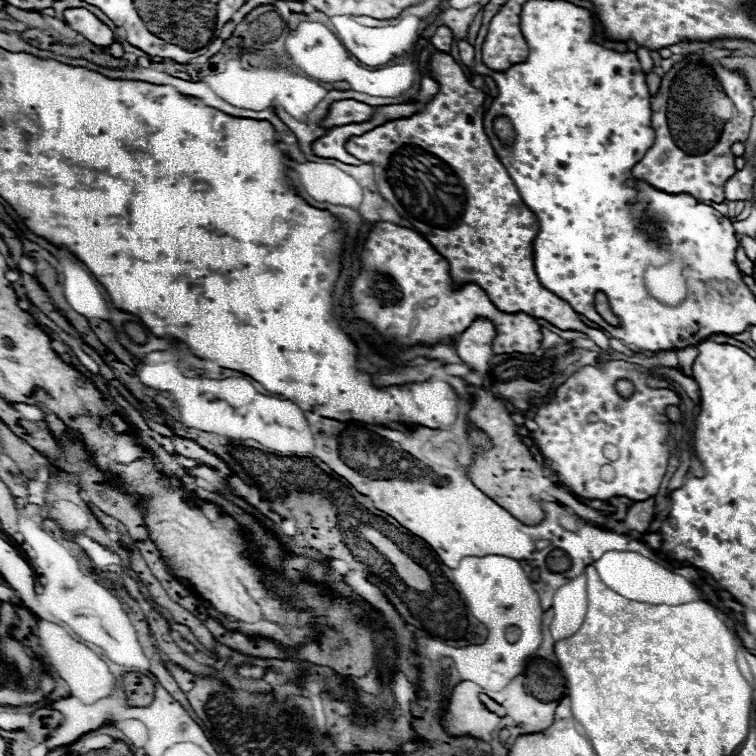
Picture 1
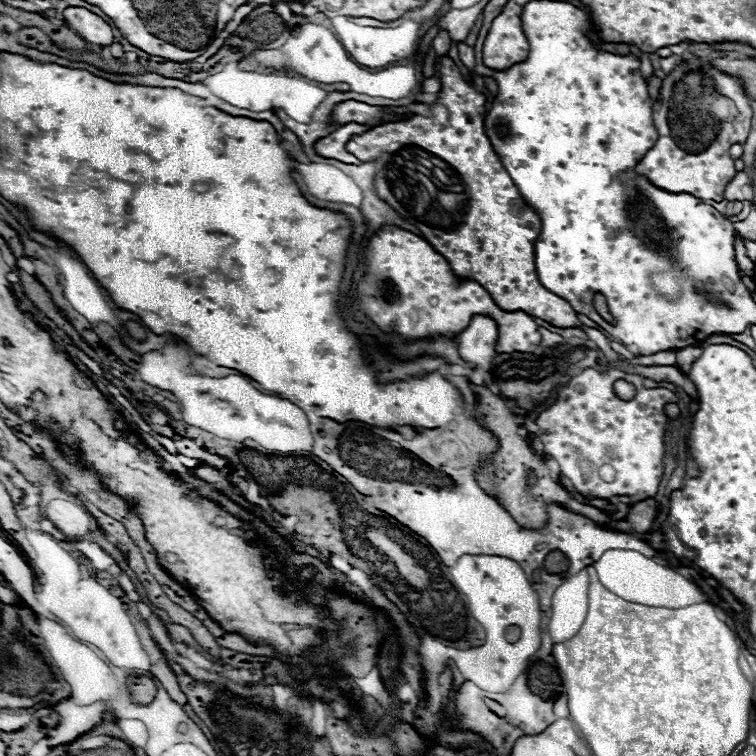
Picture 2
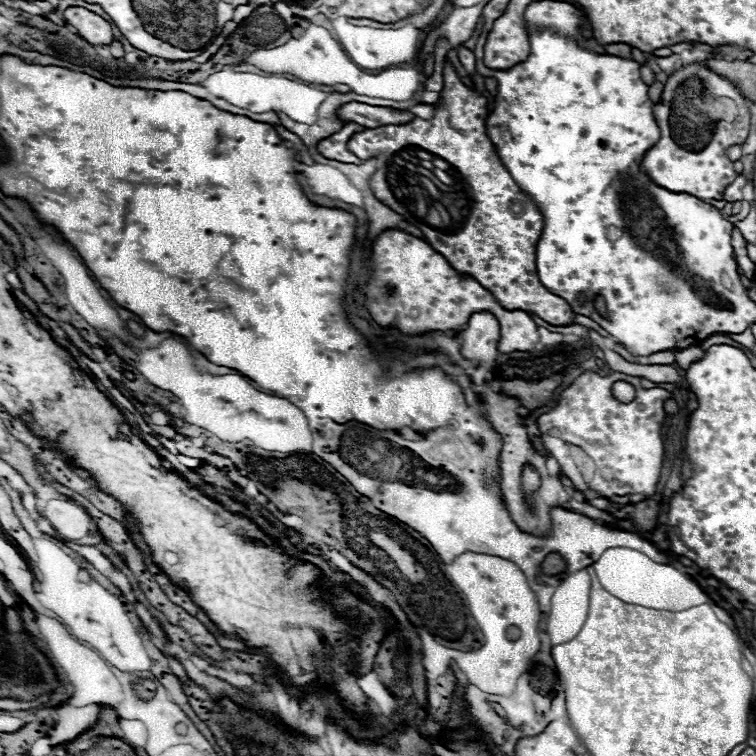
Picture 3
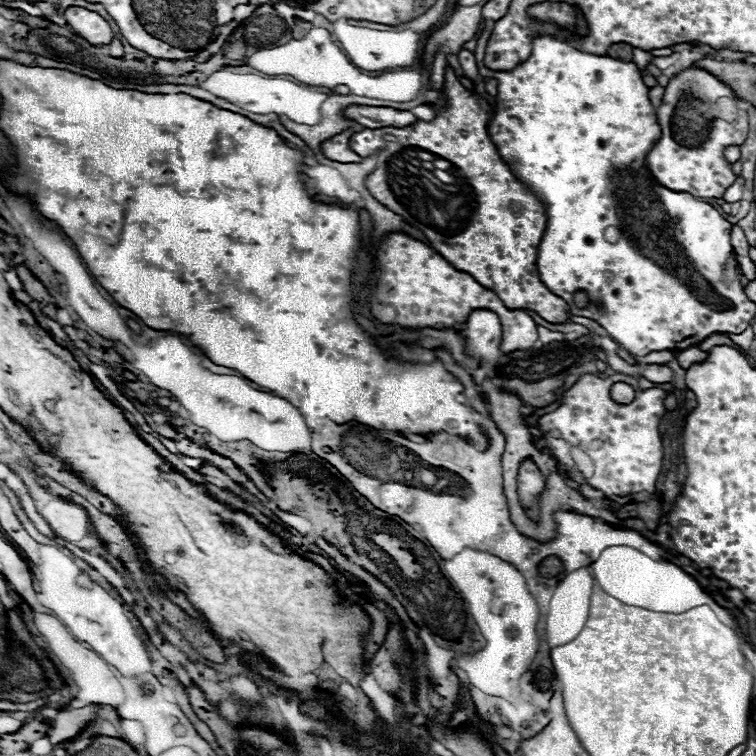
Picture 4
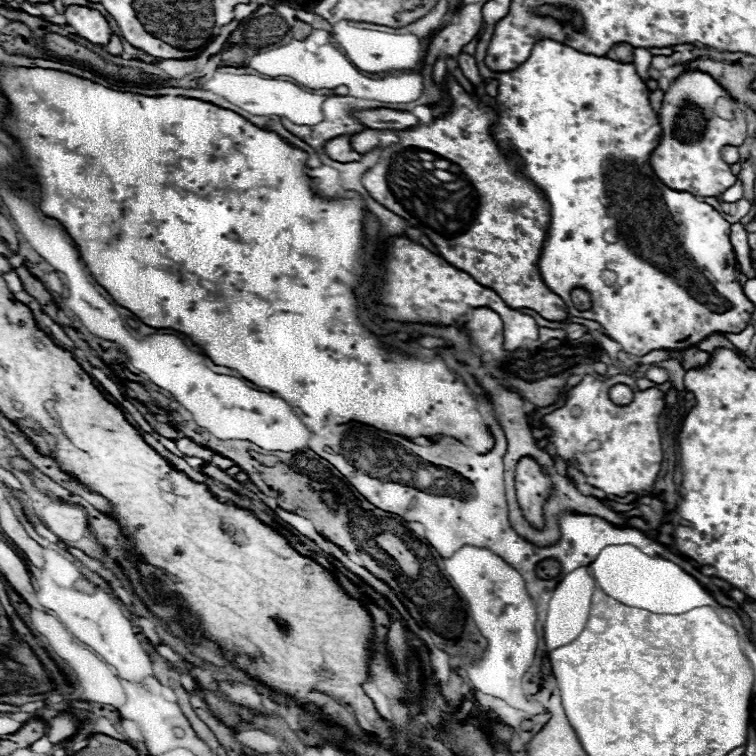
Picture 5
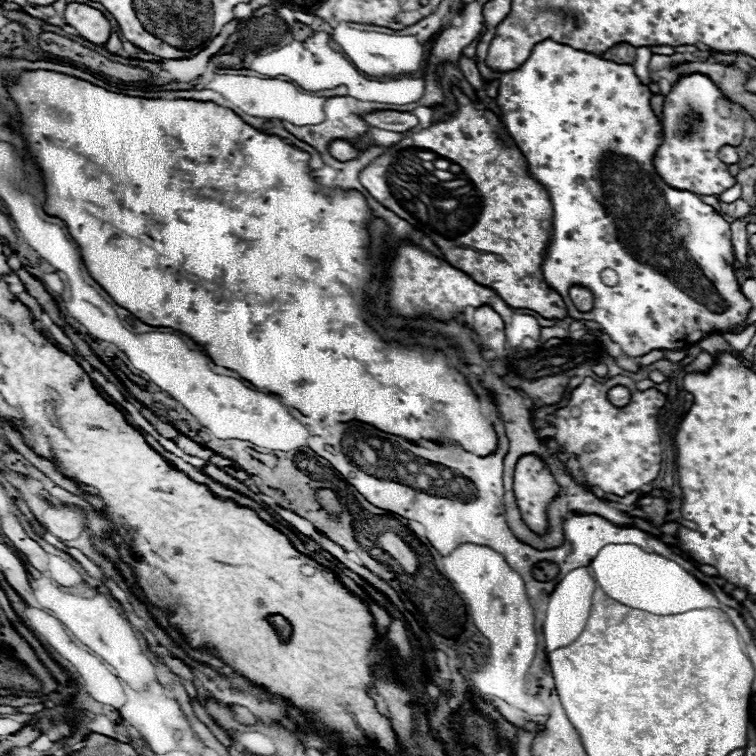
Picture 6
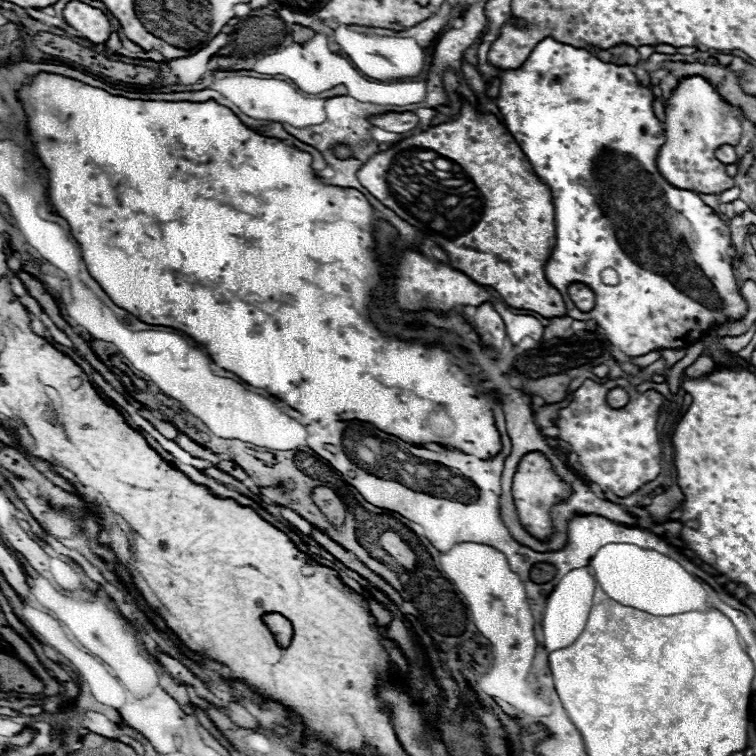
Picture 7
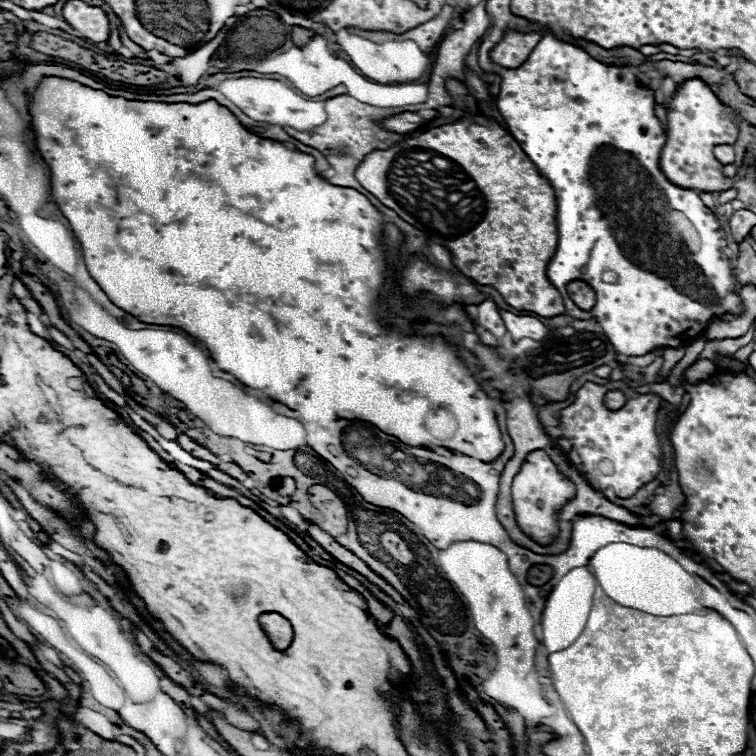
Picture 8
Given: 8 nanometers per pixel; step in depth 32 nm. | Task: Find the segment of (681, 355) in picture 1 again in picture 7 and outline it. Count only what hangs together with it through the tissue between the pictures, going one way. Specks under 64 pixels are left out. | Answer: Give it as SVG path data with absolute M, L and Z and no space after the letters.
M700 354L698 360L684 370L684 376L704 376L704 374L708 374L712 370L714 370L714 360L710 356L706 356L706 354Z

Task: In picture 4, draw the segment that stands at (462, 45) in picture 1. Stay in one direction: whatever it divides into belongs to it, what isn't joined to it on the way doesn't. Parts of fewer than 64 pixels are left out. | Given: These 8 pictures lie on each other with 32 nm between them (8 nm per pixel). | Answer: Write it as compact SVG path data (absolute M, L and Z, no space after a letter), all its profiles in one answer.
M462 48L462 50L458 52L458 60L460 60L460 66L462 66L462 70L466 72L466 76L472 78L472 80L476 80L476 76L478 76L478 68L476 68L474 54Z

